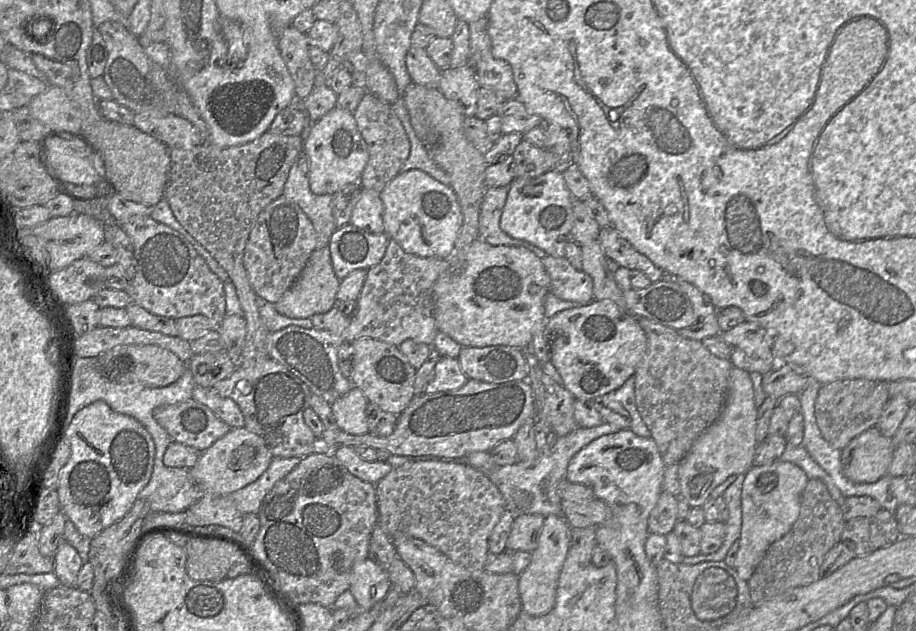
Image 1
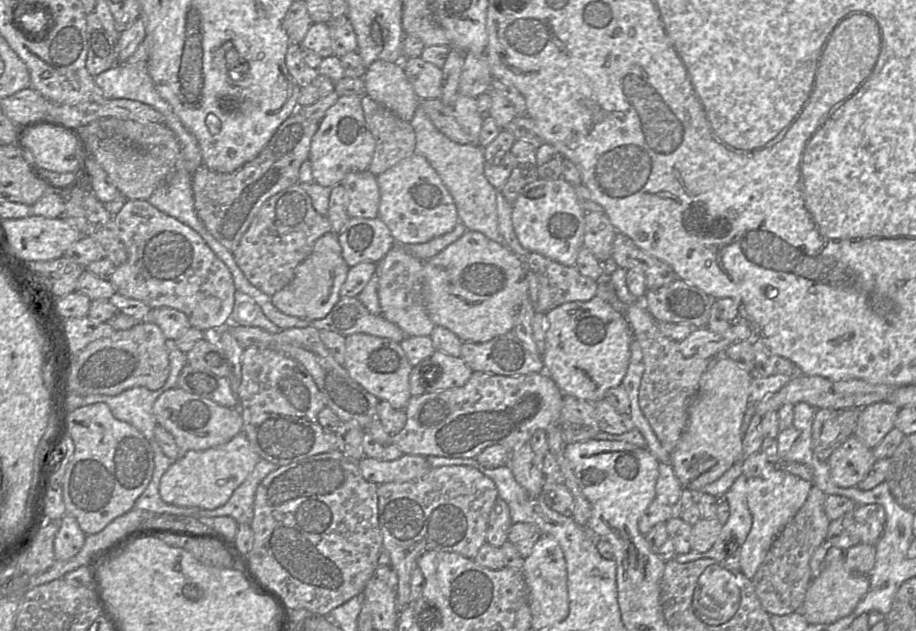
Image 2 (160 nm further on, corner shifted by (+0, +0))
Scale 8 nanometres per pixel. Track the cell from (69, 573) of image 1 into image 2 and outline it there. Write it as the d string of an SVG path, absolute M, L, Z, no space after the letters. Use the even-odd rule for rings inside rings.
M66 512L60 520L60 528L54 539L55 558L63 561L73 558L83 547L85 538L76 518Z

